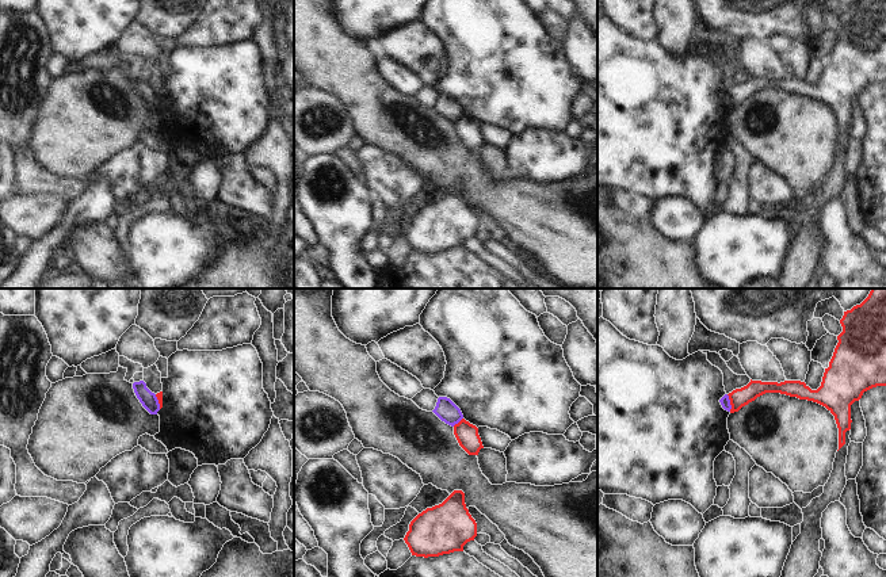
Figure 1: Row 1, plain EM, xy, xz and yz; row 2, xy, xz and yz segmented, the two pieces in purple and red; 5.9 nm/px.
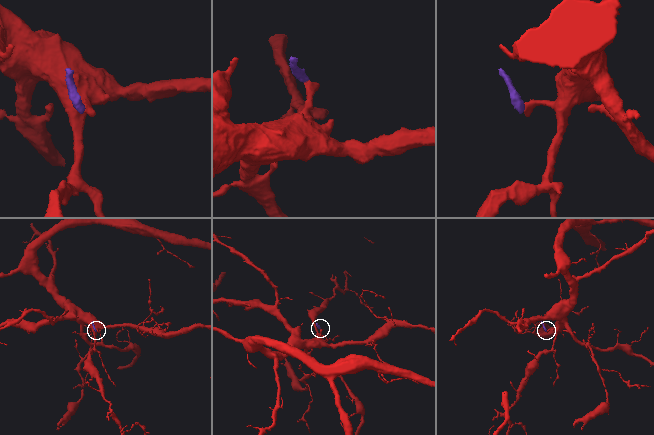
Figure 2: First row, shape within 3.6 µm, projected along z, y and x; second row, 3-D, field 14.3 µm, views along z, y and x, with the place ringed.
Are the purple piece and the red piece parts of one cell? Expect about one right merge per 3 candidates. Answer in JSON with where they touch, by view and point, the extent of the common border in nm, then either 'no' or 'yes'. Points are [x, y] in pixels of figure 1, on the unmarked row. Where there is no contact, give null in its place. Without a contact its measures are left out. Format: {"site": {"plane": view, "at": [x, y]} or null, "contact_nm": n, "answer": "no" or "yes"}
{"site": {"plane": "yz", "at": [729, 99]}, "contact_nm": 110, "answer": "no"}

